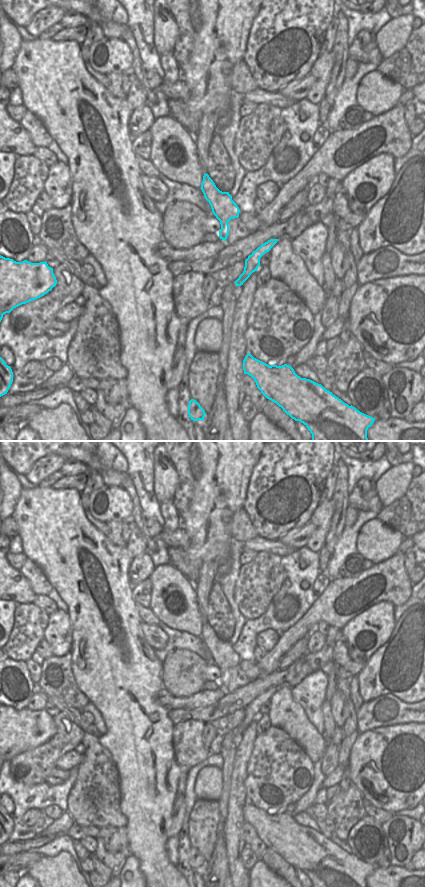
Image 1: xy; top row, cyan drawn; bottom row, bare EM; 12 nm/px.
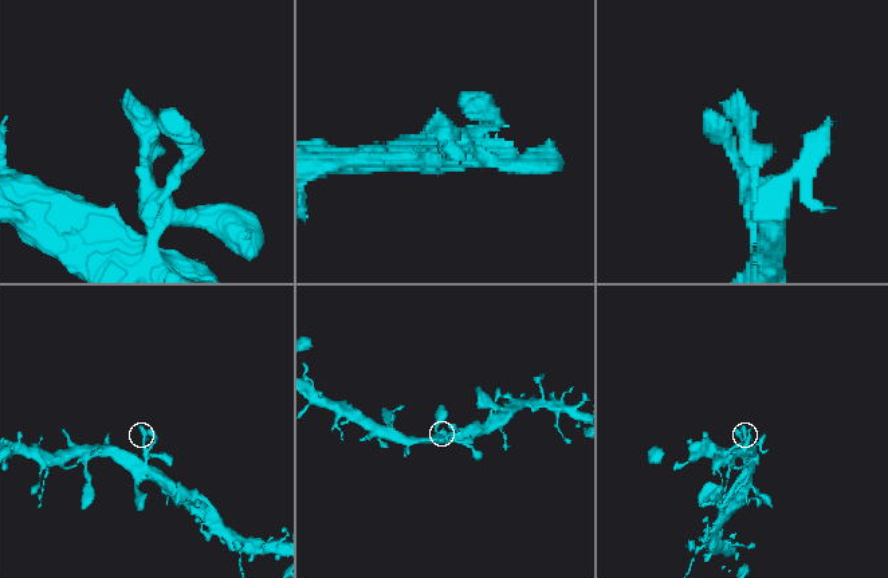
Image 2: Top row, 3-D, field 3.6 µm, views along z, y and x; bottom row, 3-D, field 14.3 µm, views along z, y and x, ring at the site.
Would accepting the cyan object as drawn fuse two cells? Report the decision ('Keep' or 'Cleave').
Keep

